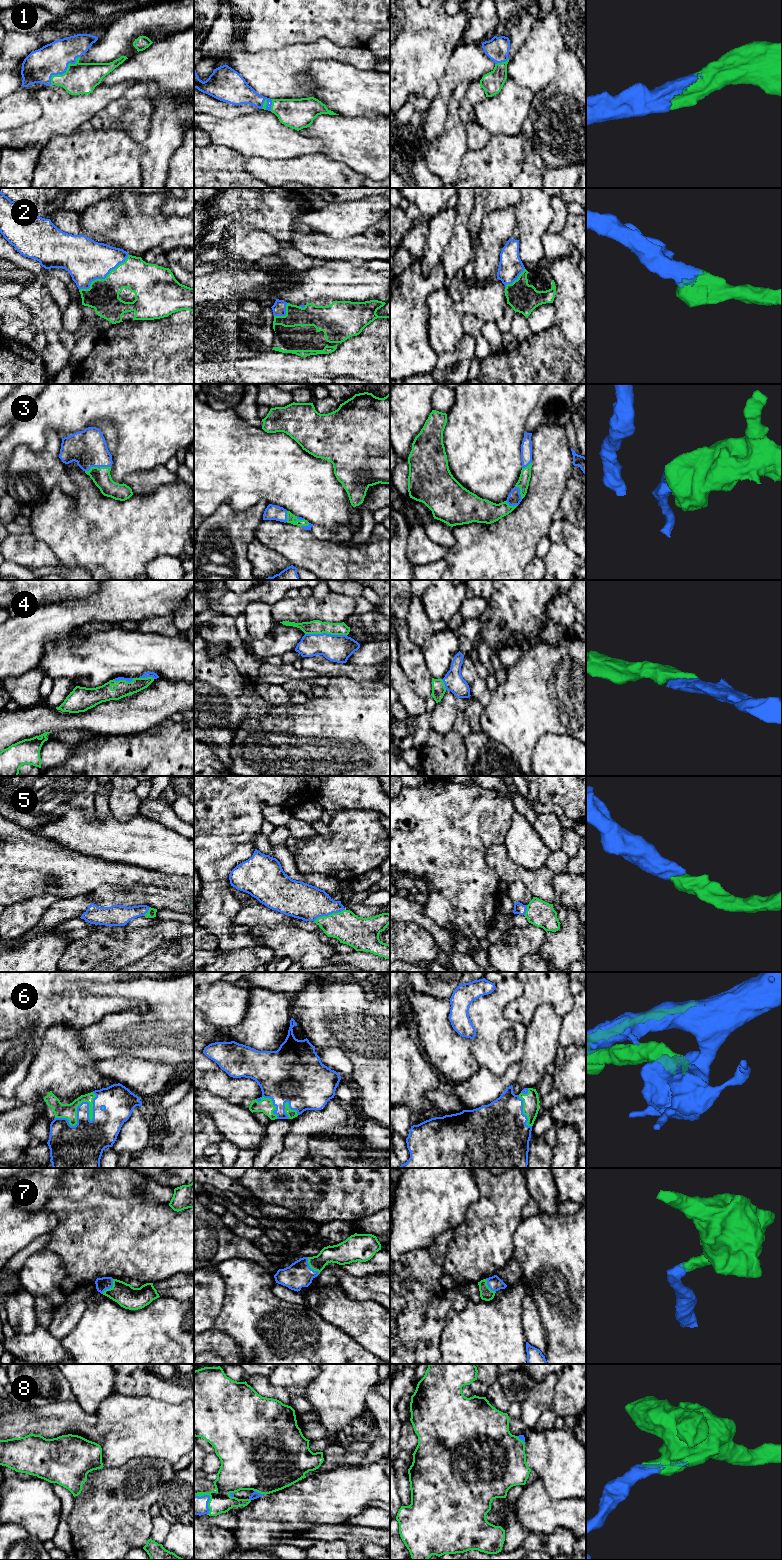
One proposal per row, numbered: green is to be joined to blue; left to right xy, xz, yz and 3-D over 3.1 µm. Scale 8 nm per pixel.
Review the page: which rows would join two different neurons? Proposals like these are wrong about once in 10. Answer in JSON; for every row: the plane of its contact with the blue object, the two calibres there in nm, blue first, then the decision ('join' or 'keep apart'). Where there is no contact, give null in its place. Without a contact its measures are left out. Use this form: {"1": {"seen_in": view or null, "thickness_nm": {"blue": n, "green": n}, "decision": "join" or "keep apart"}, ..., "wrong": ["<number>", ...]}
{"1": {"seen_in": "xy", "thickness_nm": {"blue": 260, "green": 260}, "decision": "join"}, "2": {"seen_in": "xy", "thickness_nm": {"blue": 340, "green": 260}, "decision": "join"}, "3": {"seen_in": "xy", "thickness_nm": {"blue": 300, "green": 150}, "decision": "join"}, "4": {"seen_in": "xz", "thickness_nm": {"blue": 220, "green": 110}, "decision": "join"}, "5": {"seen_in": "xz", "thickness_nm": {"blue": 280, "green": 240}, "decision": "join"}, "6": {"seen_in": "xy", "thickness_nm": {"blue": 240, "green": 120}, "decision": "join"}, "7": {"seen_in": "xz", "thickness_nm": {"blue": 200, "green": 140}, "decision": "join"}, "8": {"seen_in": "xz", "thickness_nm": {"blue": 60, "green": 480}, "decision": "join"}, "wrong": []}

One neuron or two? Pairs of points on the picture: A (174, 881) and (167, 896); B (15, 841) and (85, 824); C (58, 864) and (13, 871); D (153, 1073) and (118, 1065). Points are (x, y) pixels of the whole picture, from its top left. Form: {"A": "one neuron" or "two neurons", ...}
{"A": "two neurons", "B": "two neurons", "C": "one neuron", "D": "one neuron"}

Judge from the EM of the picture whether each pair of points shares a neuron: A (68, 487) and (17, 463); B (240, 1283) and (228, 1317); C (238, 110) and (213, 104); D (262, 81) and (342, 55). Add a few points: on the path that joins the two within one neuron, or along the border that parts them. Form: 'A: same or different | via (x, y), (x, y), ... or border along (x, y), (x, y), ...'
A: same | via (55, 475), (42, 471), (39, 468), (30, 468)
B: same | via (240, 1291), (240, 1305), (236, 1309)
C: same | via (232, 110), (219, 109)
D: same | via (282, 65), (304, 53), (322, 53)

